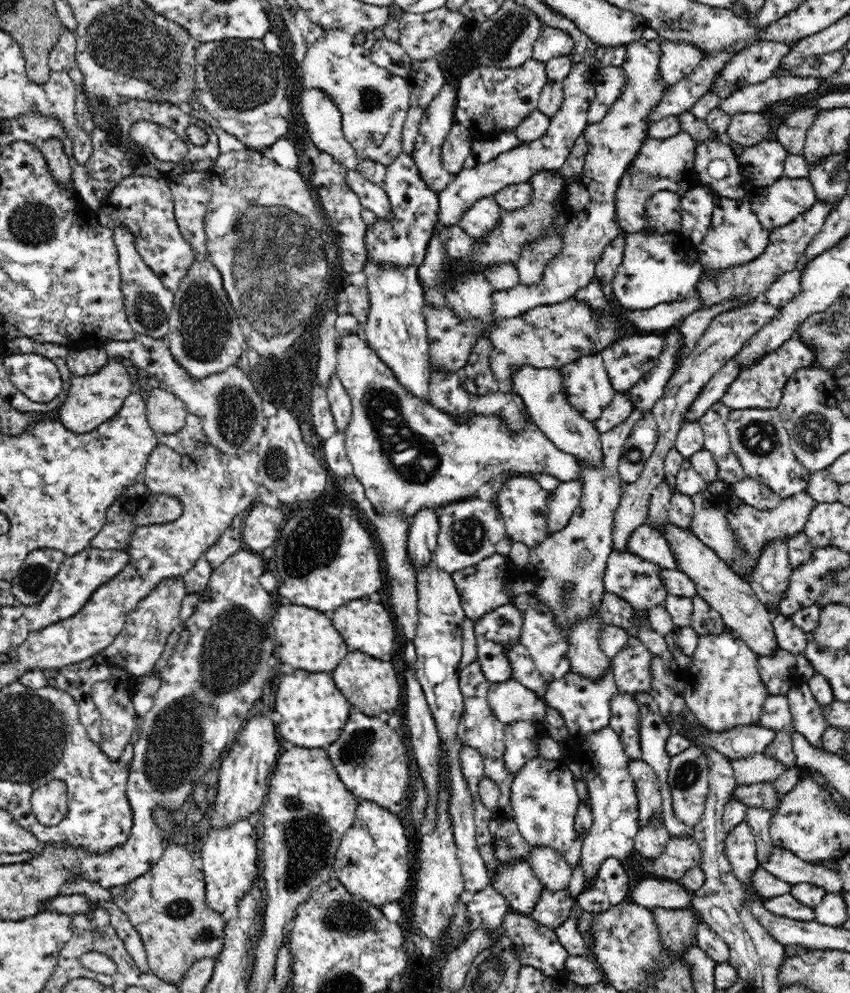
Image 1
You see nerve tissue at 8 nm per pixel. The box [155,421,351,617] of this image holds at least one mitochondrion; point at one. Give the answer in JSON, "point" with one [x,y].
{"point":[311,543]}

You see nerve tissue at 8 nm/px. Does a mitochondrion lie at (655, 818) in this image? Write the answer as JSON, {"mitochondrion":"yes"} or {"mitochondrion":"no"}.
{"mitochondrion":"no"}

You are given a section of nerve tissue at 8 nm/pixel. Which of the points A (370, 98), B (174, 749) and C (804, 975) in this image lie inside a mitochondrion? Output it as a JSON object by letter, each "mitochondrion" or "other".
{"A":"mitochondrion","B":"mitochondrion","C":"other"}

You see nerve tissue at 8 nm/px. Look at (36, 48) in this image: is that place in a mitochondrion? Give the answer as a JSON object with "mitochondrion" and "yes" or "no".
{"mitochondrion":"no"}

